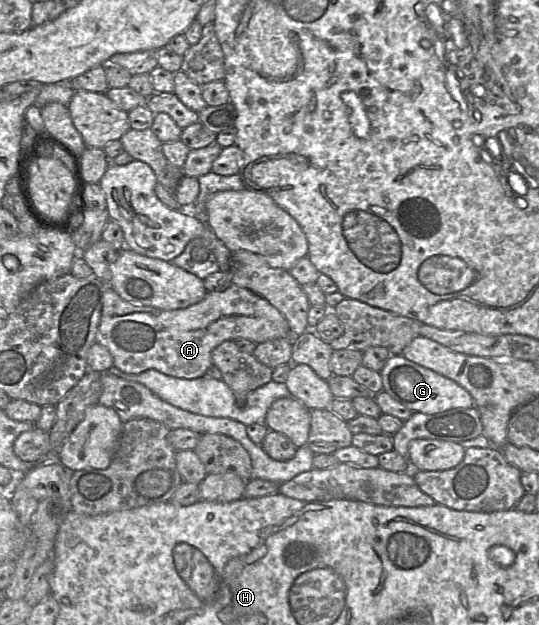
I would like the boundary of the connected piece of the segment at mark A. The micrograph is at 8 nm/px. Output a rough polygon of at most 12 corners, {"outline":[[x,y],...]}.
{"outline":[[232,284],[187,308],[135,306],[107,286],[96,343],[138,374],[206,375],[224,341],[292,339]]}

